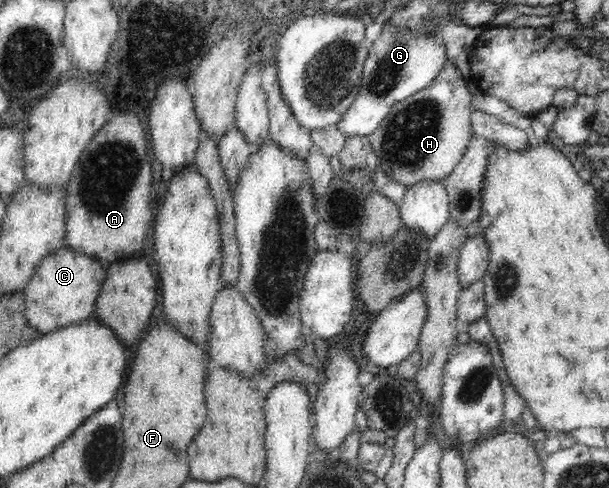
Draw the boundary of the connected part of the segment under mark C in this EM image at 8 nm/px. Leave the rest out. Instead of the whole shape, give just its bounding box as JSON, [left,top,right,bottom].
[23,246,106,335]

